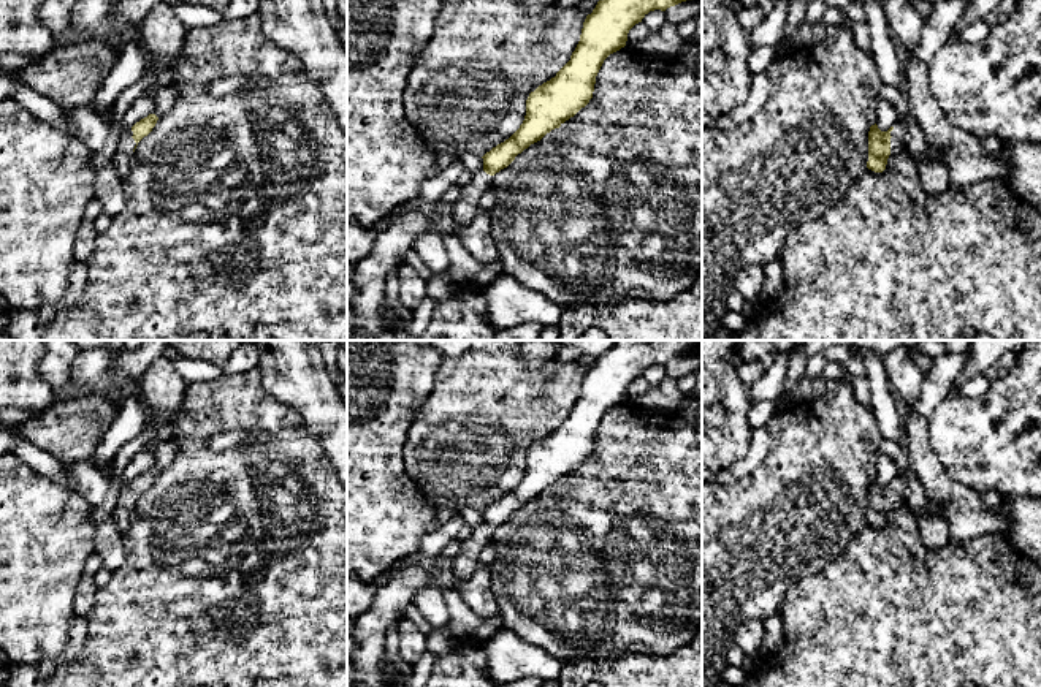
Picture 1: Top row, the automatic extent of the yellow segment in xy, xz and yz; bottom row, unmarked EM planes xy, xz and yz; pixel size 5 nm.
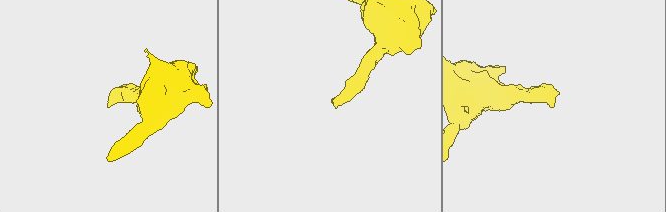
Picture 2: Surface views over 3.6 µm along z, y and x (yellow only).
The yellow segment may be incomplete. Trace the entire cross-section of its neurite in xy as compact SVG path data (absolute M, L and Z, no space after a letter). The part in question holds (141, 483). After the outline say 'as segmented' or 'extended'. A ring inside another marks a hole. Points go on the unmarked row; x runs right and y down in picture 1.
M149 469L132 481L132 489L124 488L120 491L117 507L112 514L120 532L127 532L130 526L130 514L138 497L152 486L157 475L158 472L155 469Z; extended

